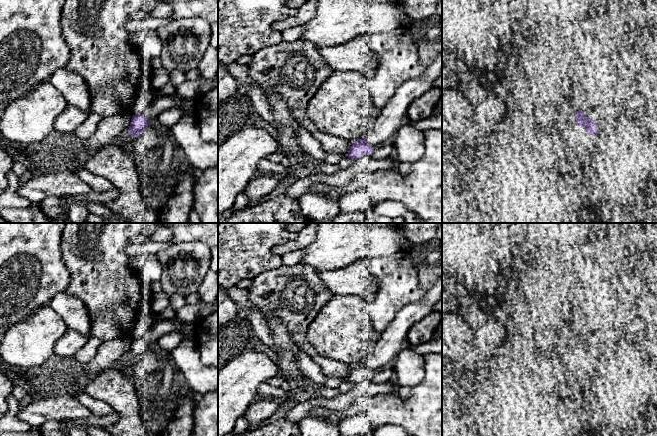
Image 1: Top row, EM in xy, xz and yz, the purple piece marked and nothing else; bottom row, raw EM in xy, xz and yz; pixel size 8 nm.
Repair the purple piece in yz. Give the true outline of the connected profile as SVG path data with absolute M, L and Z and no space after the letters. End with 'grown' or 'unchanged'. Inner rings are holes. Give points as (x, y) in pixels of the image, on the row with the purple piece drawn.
M578 110L576 114L576 123L583 127L590 135L597 135L597 123L595 120L588 118L582 110Z; unchanged

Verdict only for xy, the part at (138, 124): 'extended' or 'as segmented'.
as segmented

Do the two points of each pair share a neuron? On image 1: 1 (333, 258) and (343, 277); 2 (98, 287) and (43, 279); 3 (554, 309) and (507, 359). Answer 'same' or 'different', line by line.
1: different
2: different
3: different

